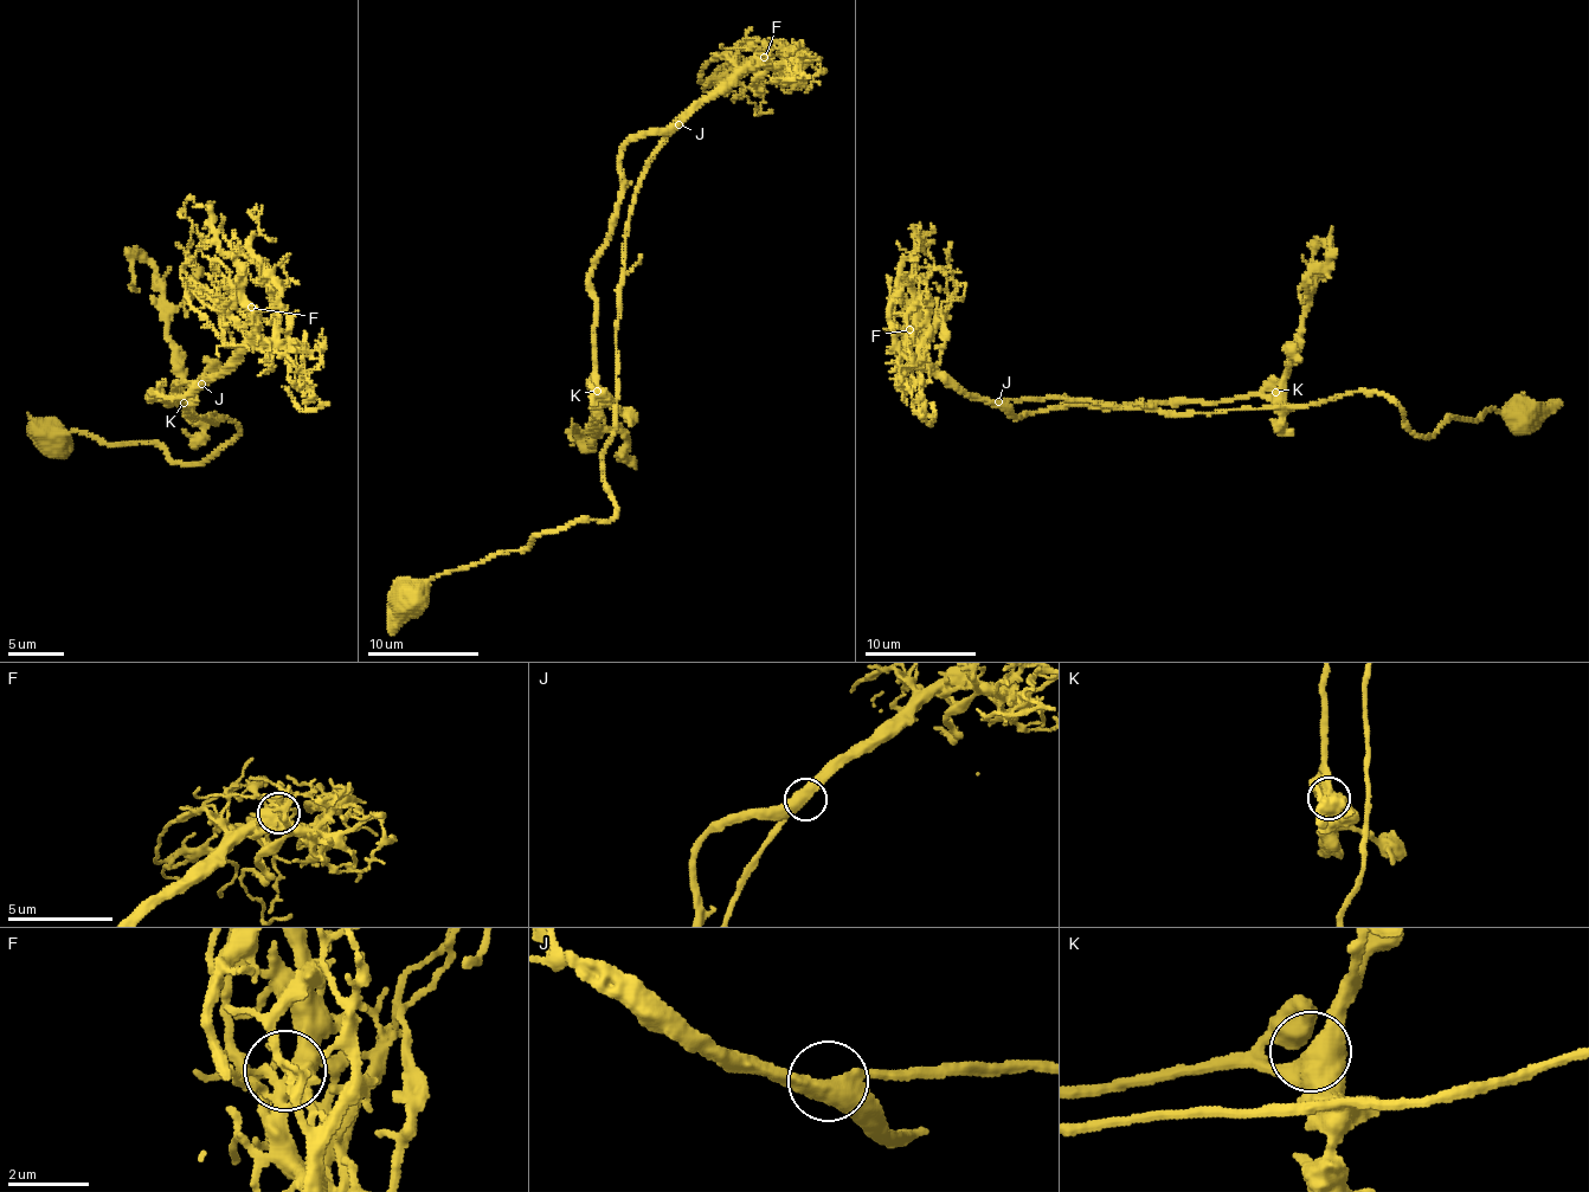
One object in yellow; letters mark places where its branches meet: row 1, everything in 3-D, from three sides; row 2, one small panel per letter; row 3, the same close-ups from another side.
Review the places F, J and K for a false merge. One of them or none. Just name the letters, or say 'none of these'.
none of these

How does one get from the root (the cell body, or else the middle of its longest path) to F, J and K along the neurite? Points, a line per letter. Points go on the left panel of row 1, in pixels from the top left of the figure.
F: (50, 440), (85, 431), (184, 463), (217, 456), (236, 425), (185, 413), (172, 385), (226, 373), (251, 307)
J: (50, 440), (85, 431), (204, 462), (238, 432), (175, 401), (173, 384), (201, 382)
K: (50, 440), (85, 431), (204, 462), (238, 429), (184, 403)

